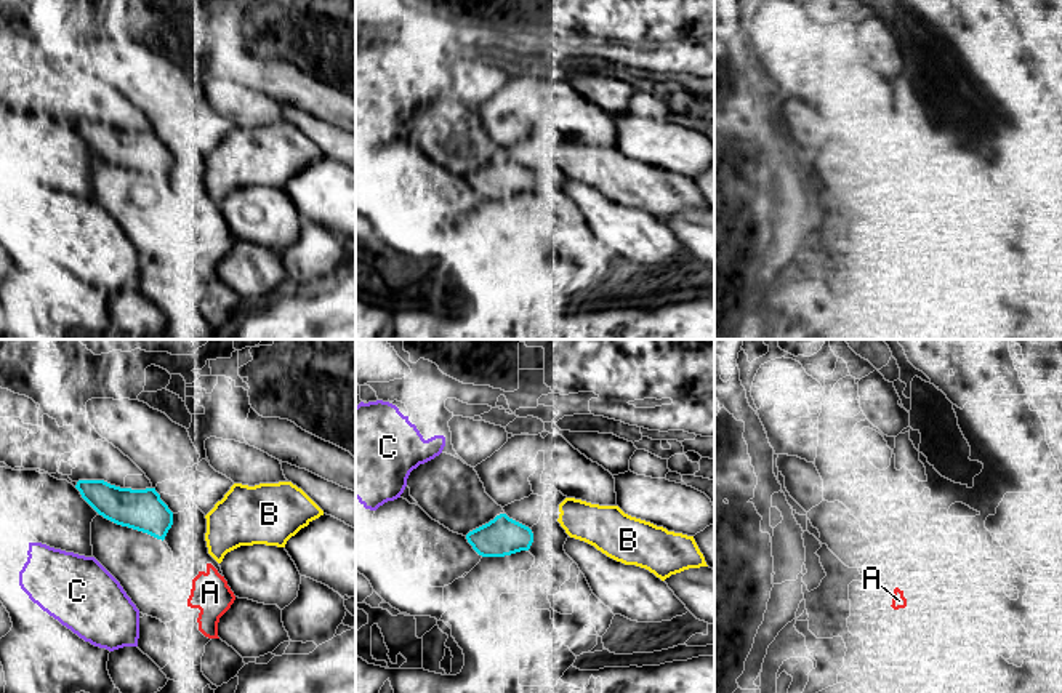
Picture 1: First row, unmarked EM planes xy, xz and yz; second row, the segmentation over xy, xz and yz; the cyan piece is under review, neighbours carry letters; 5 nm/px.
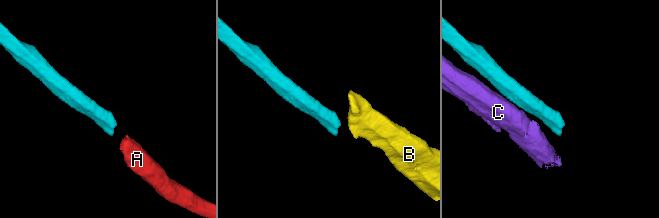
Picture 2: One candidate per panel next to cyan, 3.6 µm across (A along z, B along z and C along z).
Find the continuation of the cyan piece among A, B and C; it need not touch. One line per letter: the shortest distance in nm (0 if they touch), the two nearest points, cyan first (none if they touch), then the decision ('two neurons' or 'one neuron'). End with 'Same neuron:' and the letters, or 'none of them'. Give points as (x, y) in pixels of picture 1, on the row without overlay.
A: 240 nm | xy (164, 180), (199, 213) | two neurons
B: 140 nm | xz (532, 175), (558, 162) | two neurons
C: 200 nm | xy (111, 162), (93, 199) | two neurons
Same neuron: none of them

